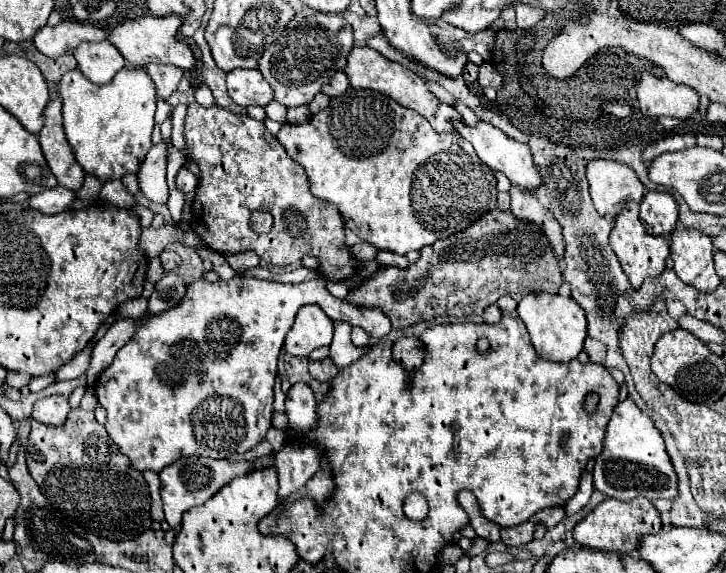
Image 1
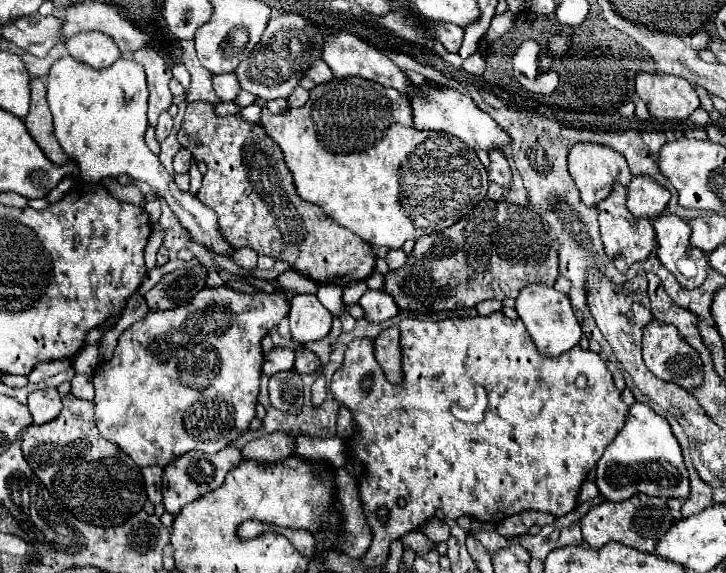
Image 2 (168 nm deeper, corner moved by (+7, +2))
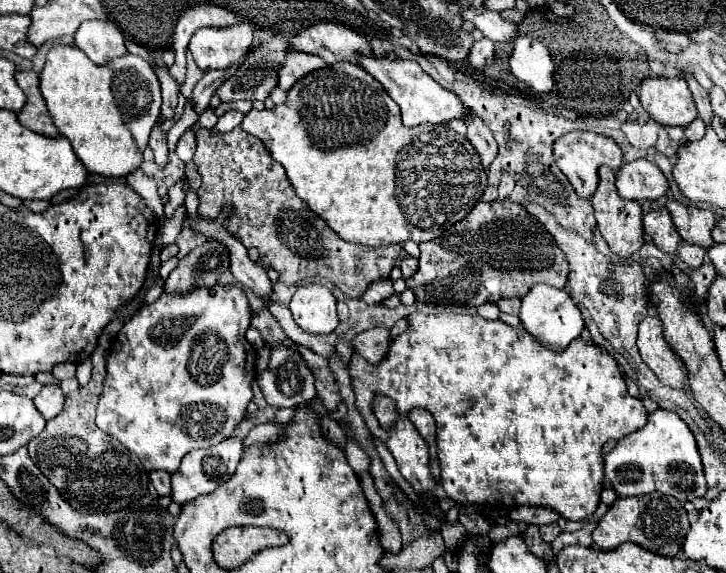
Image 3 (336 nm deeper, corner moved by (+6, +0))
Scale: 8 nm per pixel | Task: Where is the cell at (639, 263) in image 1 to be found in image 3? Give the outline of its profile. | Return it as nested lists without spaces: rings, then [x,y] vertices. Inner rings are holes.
[[[609,167],[599,169],[599,185],[597,185],[597,191],[591,197],[591,205],[595,209],[595,219],[597,219],[597,225],[601,229],[601,235],[605,237],[611,251],[617,257],[627,259],[635,251],[639,251],[641,245],[645,243],[645,239],[643,239],[643,221],[641,221],[643,215],[641,215],[641,205],[637,201],[625,201],[617,195],[615,185],[613,185],[613,177],[615,177],[615,173]]]

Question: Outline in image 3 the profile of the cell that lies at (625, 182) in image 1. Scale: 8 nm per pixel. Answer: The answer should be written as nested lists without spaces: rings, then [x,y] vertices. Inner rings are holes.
[[[571,131],[561,135],[553,143],[553,155],[557,167],[565,173],[565,177],[569,179],[569,183],[573,185],[573,189],[581,199],[589,199],[593,195],[593,189],[597,189],[597,169],[601,165],[607,165],[613,171],[617,171],[623,165],[623,153],[617,147],[617,143],[607,135],[589,133],[589,131]]]

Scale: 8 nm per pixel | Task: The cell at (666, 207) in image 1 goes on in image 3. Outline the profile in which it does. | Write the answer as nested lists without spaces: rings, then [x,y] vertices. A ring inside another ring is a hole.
[[[635,159],[631,163],[625,163],[615,173],[615,185],[617,193],[623,199],[635,199],[635,201],[655,201],[667,193],[667,179],[657,169],[657,165]]]

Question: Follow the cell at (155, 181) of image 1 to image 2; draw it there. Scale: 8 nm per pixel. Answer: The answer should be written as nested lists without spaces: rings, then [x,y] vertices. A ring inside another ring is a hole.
[[[164,111],[160,117],[158,117],[158,125],[156,125],[156,141],[162,143],[170,131],[172,131],[172,125],[174,125],[174,119]]]

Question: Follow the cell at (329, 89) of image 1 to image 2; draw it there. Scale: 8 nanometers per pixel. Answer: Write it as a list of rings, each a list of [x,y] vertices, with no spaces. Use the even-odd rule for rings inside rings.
[[[318,59],[318,61],[308,69],[308,75],[302,79],[300,87],[304,87],[304,89],[314,89],[316,85],[322,85],[322,83],[332,81],[332,79],[334,79],[334,75],[332,75],[330,67],[328,67],[322,59]]]

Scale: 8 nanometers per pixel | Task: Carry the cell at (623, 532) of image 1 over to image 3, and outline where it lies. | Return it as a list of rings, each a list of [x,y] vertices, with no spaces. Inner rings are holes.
[[[655,491],[649,495],[619,497],[609,507],[609,511],[601,517],[597,529],[593,531],[593,543],[599,549],[607,551],[607,549],[615,549],[625,541],[631,541],[647,551],[671,557],[681,553],[681,545],[687,531],[689,531],[689,519],[683,503],[671,495],[663,495]]]

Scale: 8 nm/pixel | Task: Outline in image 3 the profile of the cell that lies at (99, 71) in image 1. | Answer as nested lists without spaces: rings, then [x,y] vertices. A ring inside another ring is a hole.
[[[83,21],[75,33],[75,45],[97,65],[127,53],[125,37],[113,21]]]

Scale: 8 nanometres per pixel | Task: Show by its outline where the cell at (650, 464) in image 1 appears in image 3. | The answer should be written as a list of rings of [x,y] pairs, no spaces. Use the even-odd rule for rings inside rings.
[[[657,409],[651,413],[643,429],[623,437],[615,449],[607,453],[605,477],[619,497],[661,491],[685,503],[697,497],[705,497],[707,493],[697,441],[687,423],[675,411],[667,409]]]

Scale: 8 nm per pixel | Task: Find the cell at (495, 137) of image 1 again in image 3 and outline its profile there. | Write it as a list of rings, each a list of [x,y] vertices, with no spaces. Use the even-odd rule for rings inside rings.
[[[359,55],[359,65],[369,71],[391,95],[391,99],[401,107],[401,117],[407,127],[423,125],[423,123],[447,123],[449,119],[457,117],[463,119],[467,109],[459,101],[459,97],[447,89],[443,89],[439,83],[435,83],[415,61],[409,59],[387,59],[387,57],[365,57]]]

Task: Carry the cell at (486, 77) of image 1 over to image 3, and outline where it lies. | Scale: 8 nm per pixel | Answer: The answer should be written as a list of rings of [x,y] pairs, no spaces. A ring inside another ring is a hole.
[[[481,39],[473,45],[473,49],[469,53],[469,63],[475,69],[481,69],[481,67],[485,67],[487,63],[493,61],[493,53],[495,53],[495,43],[489,41],[489,39]]]

